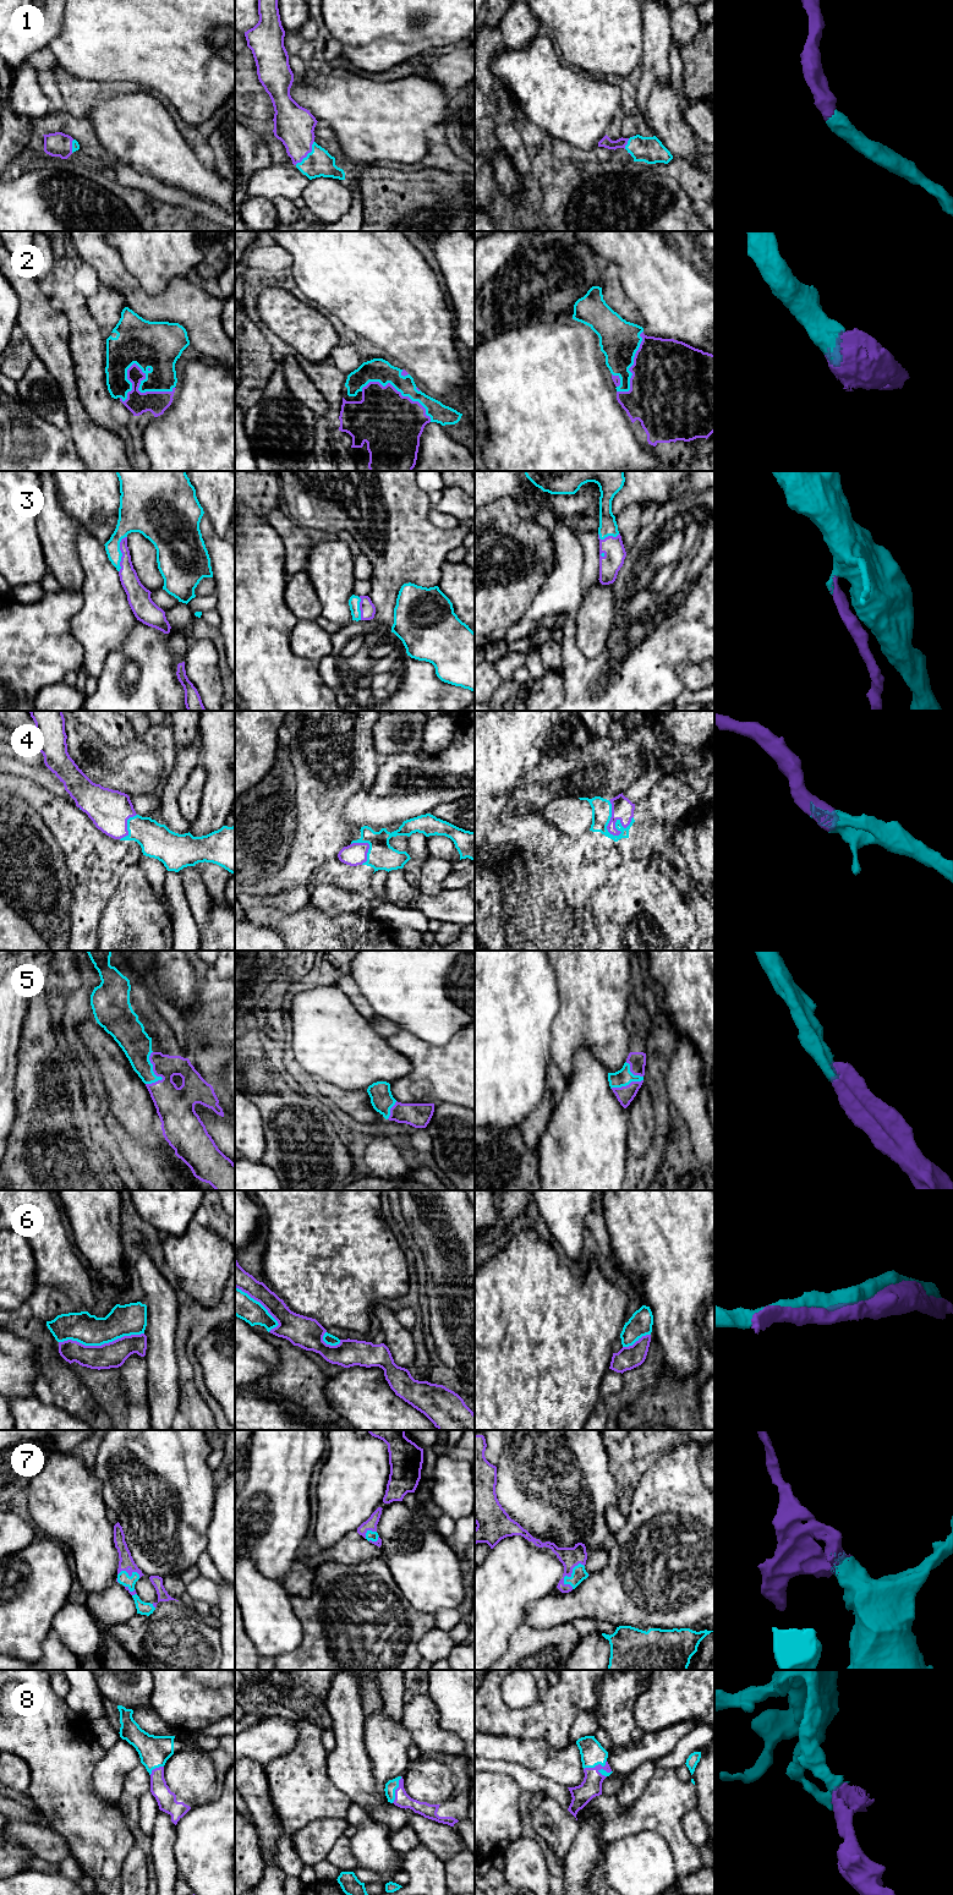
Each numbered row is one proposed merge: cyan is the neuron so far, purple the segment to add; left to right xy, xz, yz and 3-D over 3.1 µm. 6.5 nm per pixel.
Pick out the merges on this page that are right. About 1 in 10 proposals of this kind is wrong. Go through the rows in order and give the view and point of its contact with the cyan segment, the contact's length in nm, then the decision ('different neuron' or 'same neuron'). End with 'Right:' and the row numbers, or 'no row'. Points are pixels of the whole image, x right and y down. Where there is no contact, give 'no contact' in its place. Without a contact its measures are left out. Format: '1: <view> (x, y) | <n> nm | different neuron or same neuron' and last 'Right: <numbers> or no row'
1: xz (307, 154) | 200 nm | same neuron
2: xy (144, 372) | 360 nm | same neuron
3: xy (121, 553) | 240 nm | same neuron
4: yz (609, 820) | 240 nm | same neuron
5: xy (154, 1074) | 220 nm | same neuron
6: xy (100, 1345) | 550 nm | same neuron
7: yz (573, 1572) | 190 nm | same neuron
8: yz (598, 1763) | 190 nm | same neuron
Right: 1, 2, 3, 4, 5, 6, 7, 8

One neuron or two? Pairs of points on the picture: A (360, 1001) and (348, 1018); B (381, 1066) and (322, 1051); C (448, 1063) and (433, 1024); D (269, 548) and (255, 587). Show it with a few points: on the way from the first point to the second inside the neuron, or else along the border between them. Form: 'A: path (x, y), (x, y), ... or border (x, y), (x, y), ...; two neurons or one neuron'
A: border (337, 986), (365, 1018); two neurons
B: path (366, 1057), (337, 1051); one neuron
C: border (461, 1028), (444, 1045), (430, 1045), (415, 1036); two neurons
D: path (259, 558), (255, 563), (255, 578); one neuron

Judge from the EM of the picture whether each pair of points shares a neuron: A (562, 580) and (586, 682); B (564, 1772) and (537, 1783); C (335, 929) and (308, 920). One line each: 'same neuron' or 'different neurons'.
A: same neuron
B: different neurons
C: same neuron

